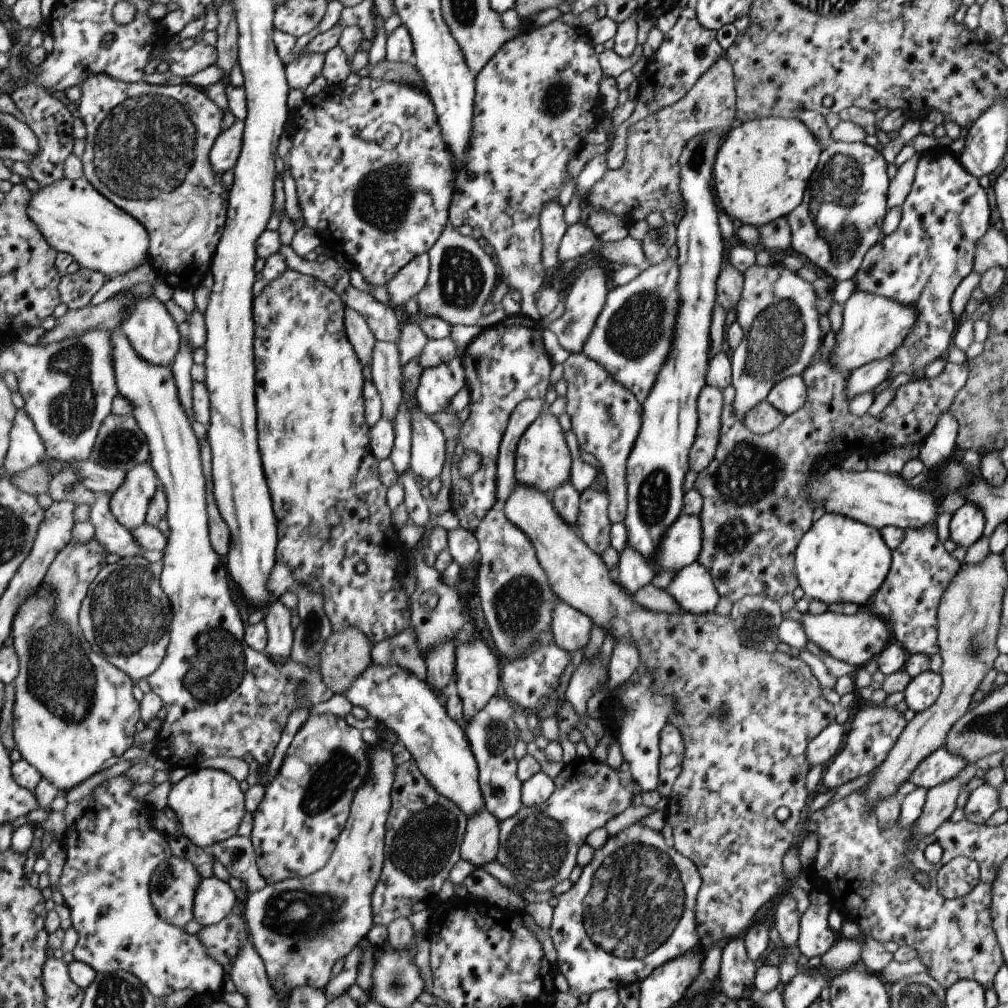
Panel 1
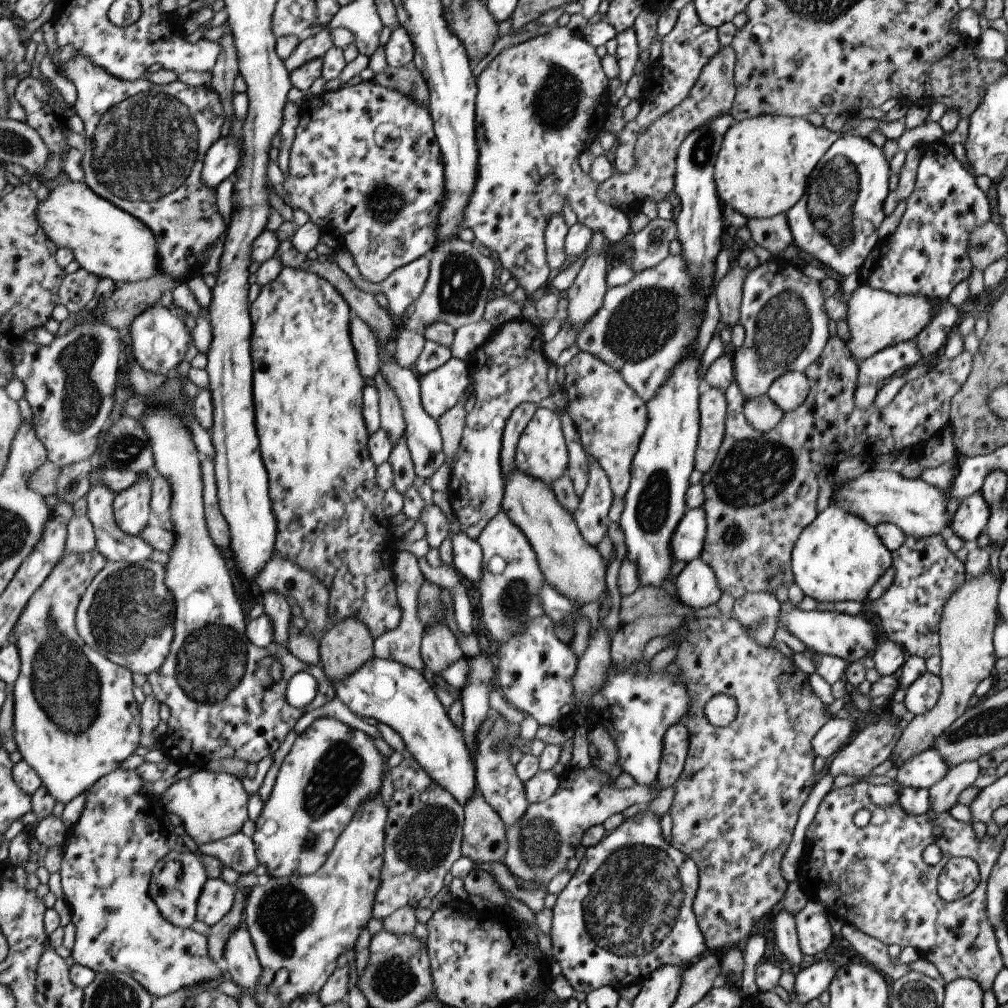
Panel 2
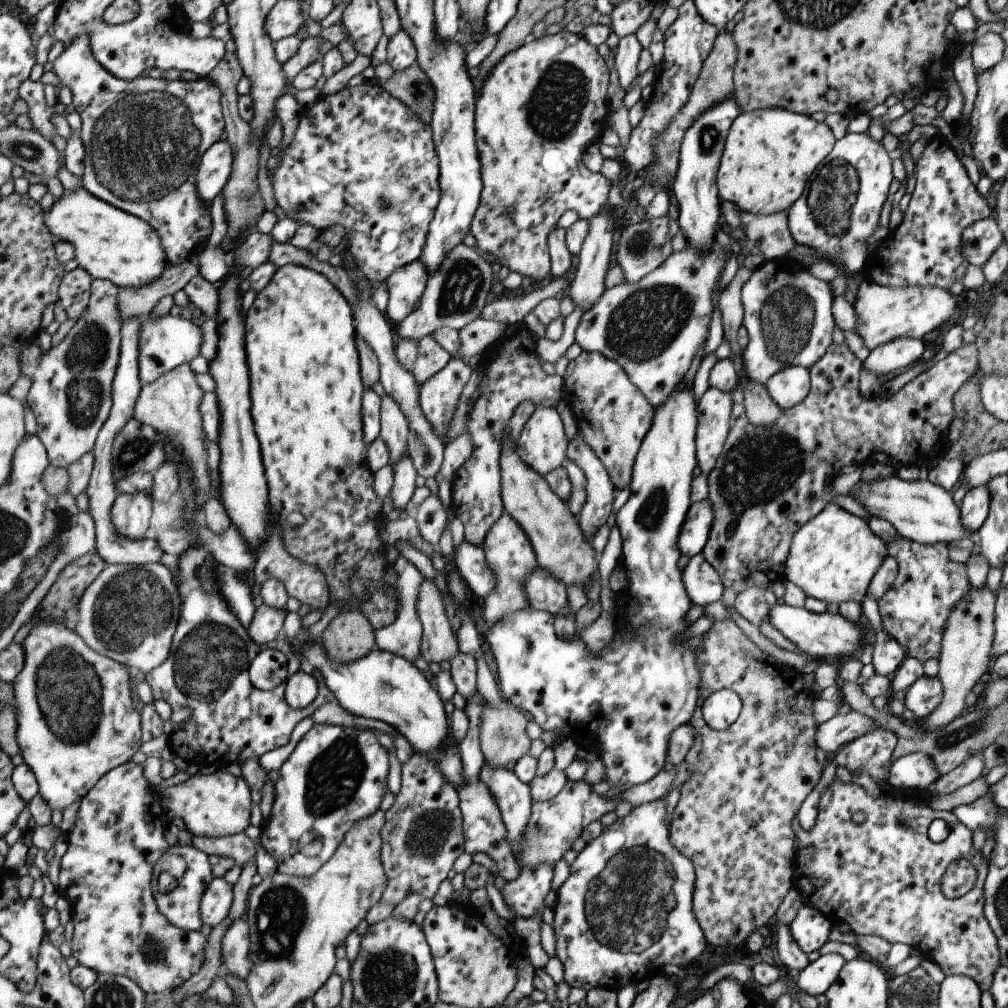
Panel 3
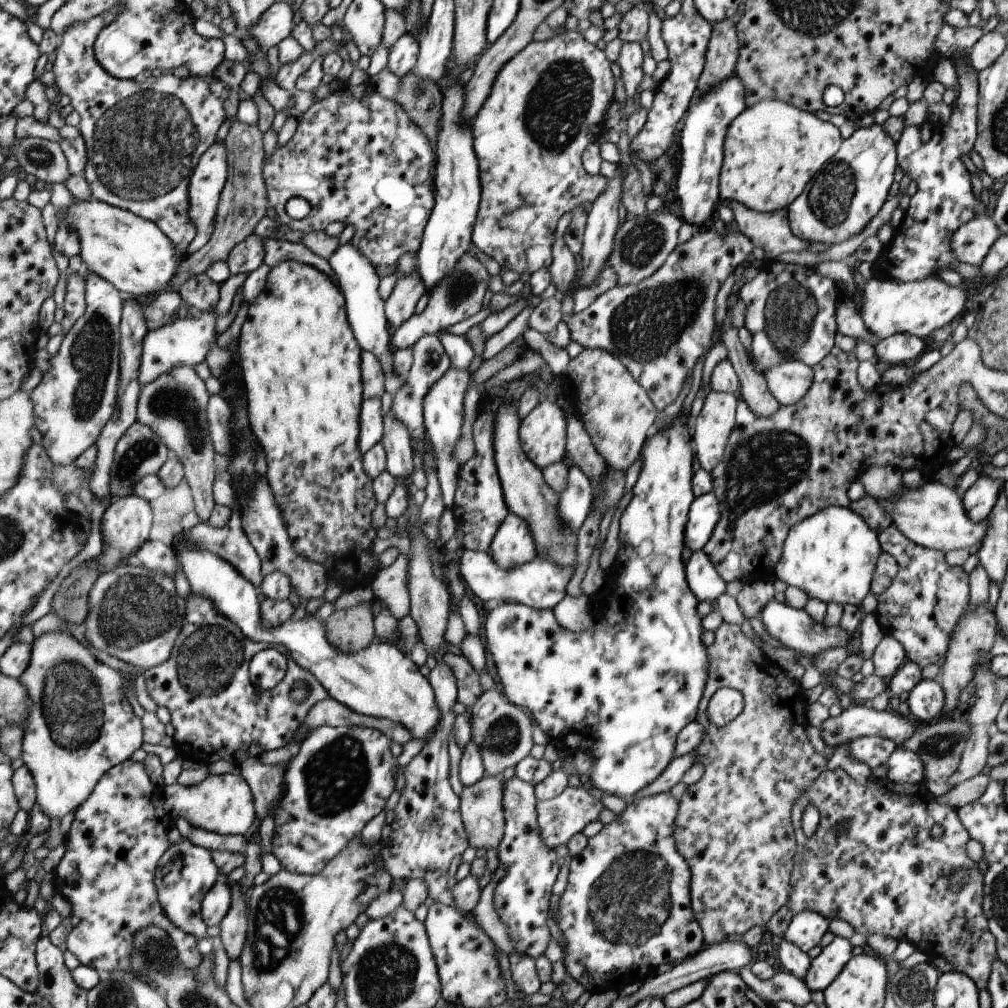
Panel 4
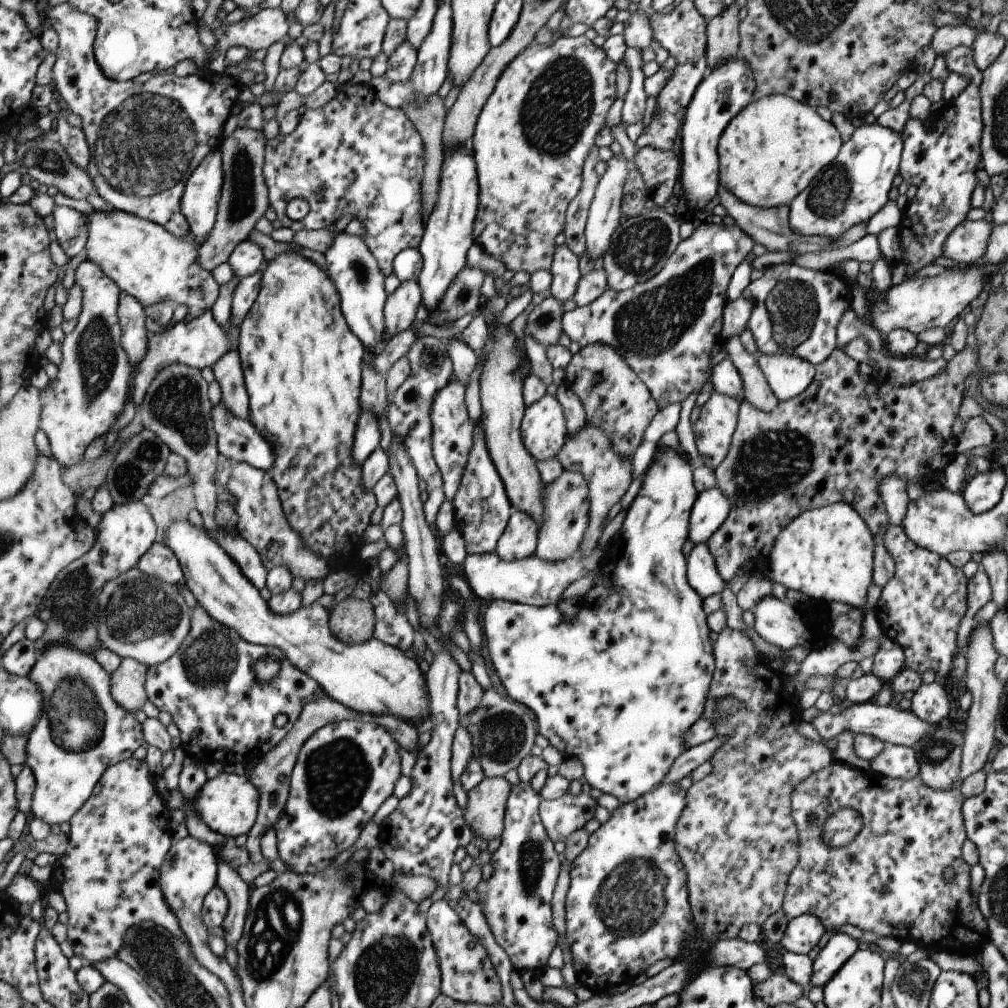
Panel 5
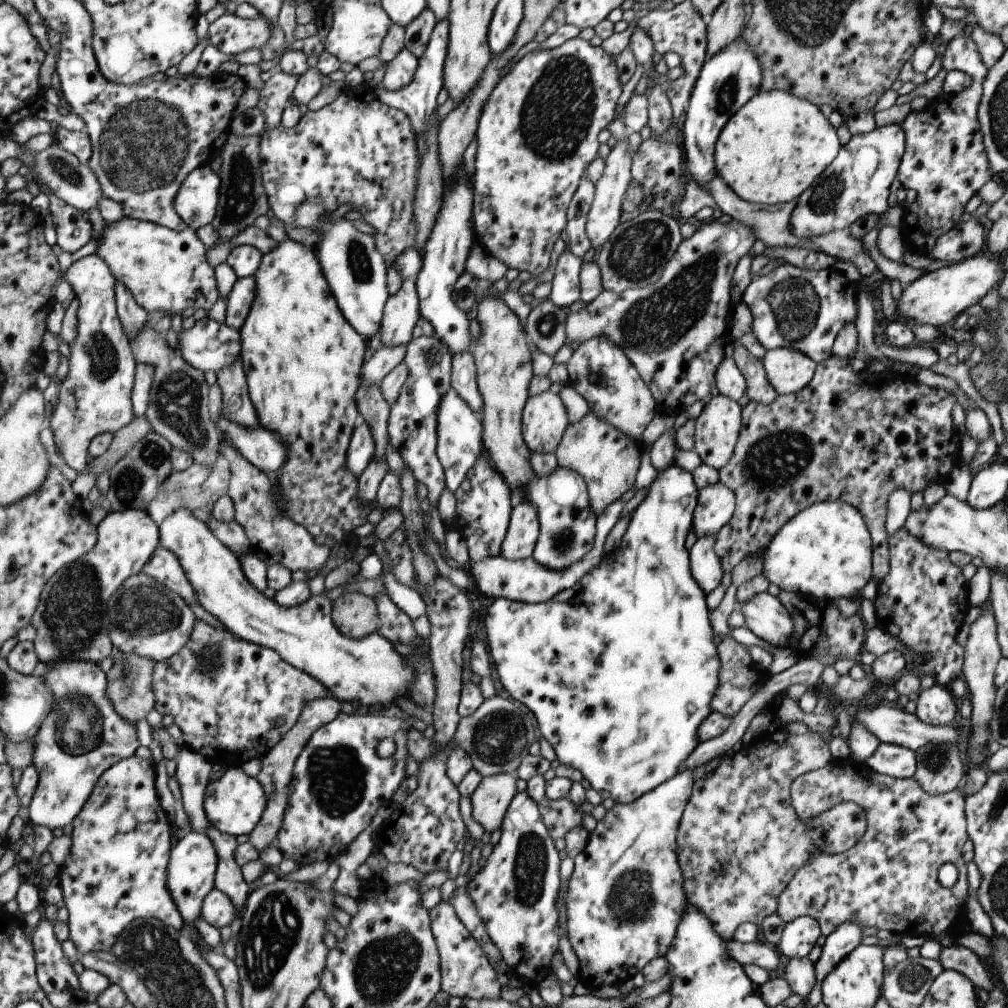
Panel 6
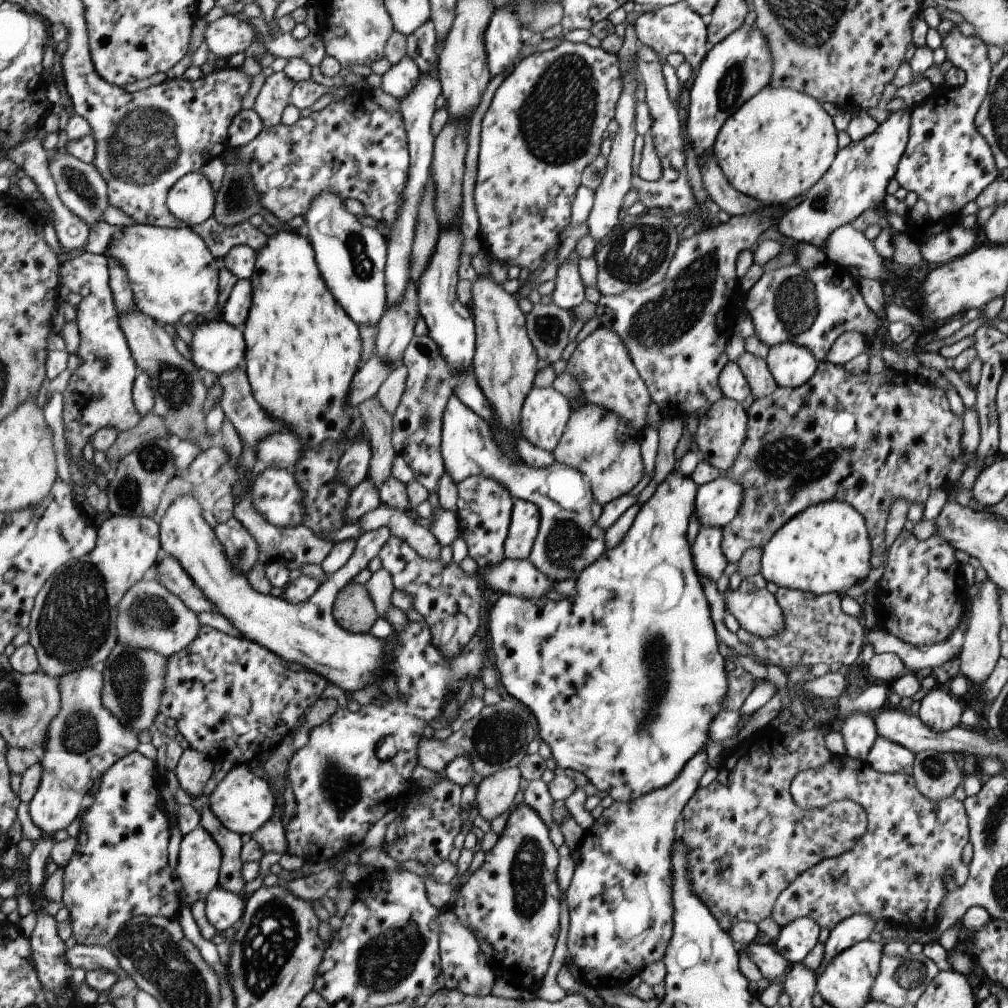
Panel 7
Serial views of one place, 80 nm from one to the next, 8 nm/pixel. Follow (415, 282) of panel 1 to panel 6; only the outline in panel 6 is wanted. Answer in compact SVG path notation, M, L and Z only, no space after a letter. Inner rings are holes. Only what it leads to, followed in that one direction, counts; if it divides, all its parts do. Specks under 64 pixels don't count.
M405 279L399 290L388 297L383 308L383 321L374 346L392 347L406 345L411 340L411 330L420 314L414 279Z

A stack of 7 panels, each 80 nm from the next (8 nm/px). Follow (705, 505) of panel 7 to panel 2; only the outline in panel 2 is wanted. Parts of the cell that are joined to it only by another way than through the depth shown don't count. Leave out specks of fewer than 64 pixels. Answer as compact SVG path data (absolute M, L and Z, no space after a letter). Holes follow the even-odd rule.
M686 509L669 539L669 550L673 560L688 563L697 559L701 554L705 533L703 509Z

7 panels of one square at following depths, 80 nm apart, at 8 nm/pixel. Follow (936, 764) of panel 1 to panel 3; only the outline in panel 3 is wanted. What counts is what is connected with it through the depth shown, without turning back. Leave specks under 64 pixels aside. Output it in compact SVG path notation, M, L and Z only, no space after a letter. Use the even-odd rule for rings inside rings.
M907 753L895 758L888 770L885 784L898 789L926 790L939 776L934 762L926 754Z

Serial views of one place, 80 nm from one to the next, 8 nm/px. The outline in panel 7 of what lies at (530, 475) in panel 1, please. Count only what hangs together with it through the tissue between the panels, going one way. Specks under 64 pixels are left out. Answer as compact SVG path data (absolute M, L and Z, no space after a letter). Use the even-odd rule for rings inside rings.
M551 386L531 387L520 410L520 436L552 452L570 415L568 400Z

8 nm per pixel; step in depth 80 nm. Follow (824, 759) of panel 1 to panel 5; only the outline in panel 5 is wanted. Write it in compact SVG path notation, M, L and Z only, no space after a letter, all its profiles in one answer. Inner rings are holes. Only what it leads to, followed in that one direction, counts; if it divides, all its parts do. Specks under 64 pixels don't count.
M872 701L861 704L848 704L836 715L831 715L828 712L821 713L810 724L815 728L822 742L827 745L831 745L837 735L847 731L852 735L871 735L885 744L891 743L892 745L912 747L921 735L930 733L935 728L935 726L919 720L909 710L903 711L892 704L879 706L873 704Z

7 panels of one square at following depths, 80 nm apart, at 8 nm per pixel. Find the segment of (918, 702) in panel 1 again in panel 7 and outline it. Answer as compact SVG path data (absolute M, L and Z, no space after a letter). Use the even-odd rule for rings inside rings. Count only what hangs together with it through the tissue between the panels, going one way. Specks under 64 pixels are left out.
M934 686L920 699L917 716L935 732L943 732L960 722L964 704Z

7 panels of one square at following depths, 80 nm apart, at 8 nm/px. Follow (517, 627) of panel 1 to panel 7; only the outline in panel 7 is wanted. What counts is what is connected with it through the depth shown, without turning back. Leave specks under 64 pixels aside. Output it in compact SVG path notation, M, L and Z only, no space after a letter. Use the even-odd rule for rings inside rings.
M513 499L508 531L503 543L507 559L527 559L538 535L540 515L529 501Z

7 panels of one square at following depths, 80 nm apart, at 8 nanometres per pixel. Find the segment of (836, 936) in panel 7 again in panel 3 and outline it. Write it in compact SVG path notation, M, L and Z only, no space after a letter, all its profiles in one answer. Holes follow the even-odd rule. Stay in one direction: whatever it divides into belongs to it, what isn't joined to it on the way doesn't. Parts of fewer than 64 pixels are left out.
M833 953L819 955L794 975L794 986L803 995L815 997L824 994L838 978L838 972L845 963L841 956Z

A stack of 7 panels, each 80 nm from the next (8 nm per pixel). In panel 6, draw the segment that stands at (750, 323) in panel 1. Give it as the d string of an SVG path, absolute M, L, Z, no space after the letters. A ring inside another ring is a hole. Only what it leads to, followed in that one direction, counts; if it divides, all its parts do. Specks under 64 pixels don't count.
M782 263L765 275L755 277L746 286L740 298L750 310L750 332L766 350L786 348L799 351L813 362L821 362L832 354L832 344L839 329L855 319L857 285L850 282L833 266L826 269L803 269Z

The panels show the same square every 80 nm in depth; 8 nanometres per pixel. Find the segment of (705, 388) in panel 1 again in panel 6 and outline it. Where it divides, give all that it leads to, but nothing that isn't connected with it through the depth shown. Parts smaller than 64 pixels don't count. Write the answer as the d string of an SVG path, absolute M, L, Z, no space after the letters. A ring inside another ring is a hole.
M713 395L702 407L695 419L693 432L693 450L699 455L704 465L718 471L729 460L741 426L739 404L725 395Z

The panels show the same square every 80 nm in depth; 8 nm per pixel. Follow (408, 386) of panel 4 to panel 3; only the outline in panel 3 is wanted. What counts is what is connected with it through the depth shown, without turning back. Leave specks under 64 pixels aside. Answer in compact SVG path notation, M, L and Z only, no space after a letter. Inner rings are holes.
M429 335L418 340L418 351L410 373L421 386L430 376L441 370L452 356L443 350Z

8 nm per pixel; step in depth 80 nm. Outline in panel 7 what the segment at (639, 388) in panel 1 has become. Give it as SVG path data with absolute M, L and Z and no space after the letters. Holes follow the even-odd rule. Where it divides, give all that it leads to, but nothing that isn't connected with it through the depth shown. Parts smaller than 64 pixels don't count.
M763 205L759 211L755 211L750 215L729 217L727 222L719 223L717 226L711 226L706 229L696 229L695 234L690 238L679 240L679 244L676 246L673 256L670 258L667 270L665 271L661 282L646 289L629 289L616 295L600 294L594 311L594 316L599 322L598 326L603 326L606 329L612 330L621 339L629 358L632 360L633 366L636 368L638 375L647 387L650 400L659 407L669 406L671 410L674 410L677 416L680 416L683 413L687 413L688 415L695 413L699 418L704 415L704 412L707 412L709 407L713 406L716 400L719 400L719 398L722 397L722 392L720 391L717 379L723 365L728 361L725 347L728 344L729 336L733 334L733 328L735 328L736 324L735 320L737 320L738 311L741 310L740 304L743 298L742 293L739 291L738 279L735 277L735 259L741 250L752 250L755 247L757 236L759 236L764 230L773 226L772 216L775 213L778 213L781 209L781 206Z

